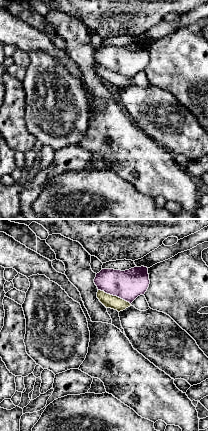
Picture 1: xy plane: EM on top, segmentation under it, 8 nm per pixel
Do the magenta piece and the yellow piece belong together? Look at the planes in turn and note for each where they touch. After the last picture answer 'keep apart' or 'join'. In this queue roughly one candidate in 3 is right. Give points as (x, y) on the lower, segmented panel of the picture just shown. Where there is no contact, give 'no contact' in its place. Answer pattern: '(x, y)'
(114, 295)

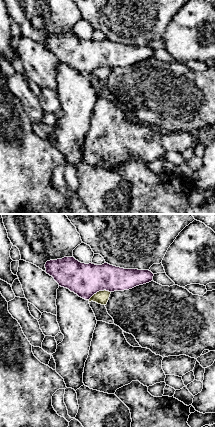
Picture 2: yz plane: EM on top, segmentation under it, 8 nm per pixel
(99, 290)

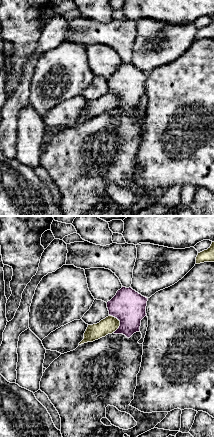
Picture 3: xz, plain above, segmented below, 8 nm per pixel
(120, 322)

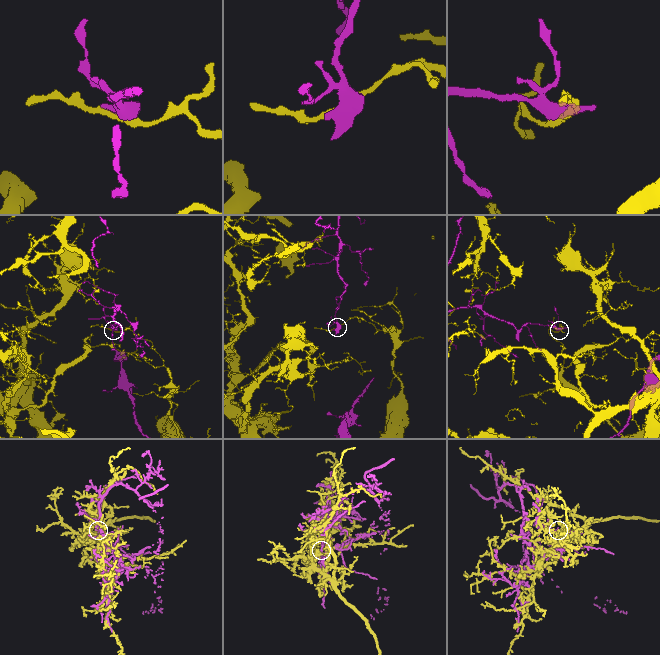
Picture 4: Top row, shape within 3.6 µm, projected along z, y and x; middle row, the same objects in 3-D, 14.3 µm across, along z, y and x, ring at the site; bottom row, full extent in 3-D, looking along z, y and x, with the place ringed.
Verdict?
keep apart

